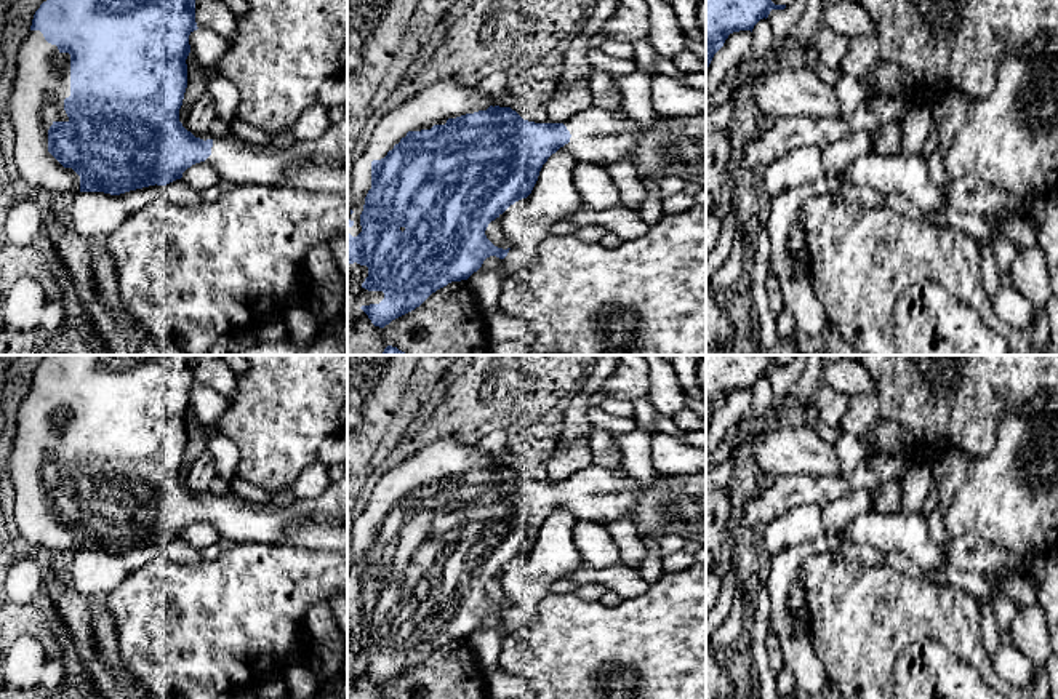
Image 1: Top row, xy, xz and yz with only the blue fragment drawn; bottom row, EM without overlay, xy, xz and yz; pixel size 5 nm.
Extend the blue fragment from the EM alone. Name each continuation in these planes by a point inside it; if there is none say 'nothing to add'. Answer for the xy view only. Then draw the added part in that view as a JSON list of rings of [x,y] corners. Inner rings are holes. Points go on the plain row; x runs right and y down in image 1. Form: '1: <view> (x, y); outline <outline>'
1: xy (42, 440); outline [[[29,389],[18,409],[18,425],[10,470],[14,488],[14,521],[30,549],[80,550],[80,534],[64,526],[48,510],[48,488],[54,480],[69,480],[64,457],[70,454],[70,413],[61,411],[40,389]]]
2: xy (320, 523); outline [[[347,475],[317,497],[295,499],[288,505],[274,502],[256,504],[235,493],[202,494],[213,499],[211,513],[205,518],[213,523],[221,537],[235,544],[295,545],[311,550],[347,550]]]

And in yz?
nothing to add

